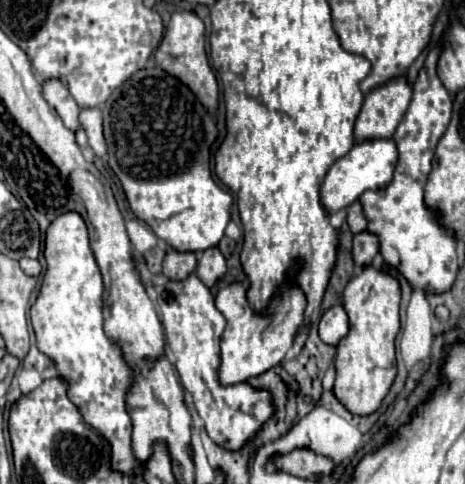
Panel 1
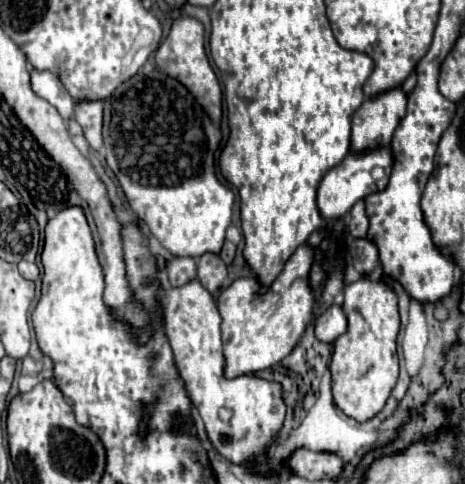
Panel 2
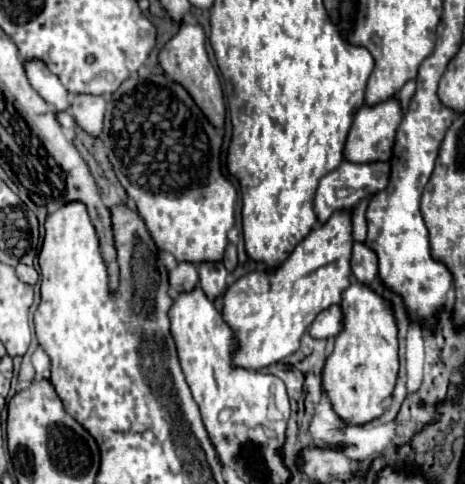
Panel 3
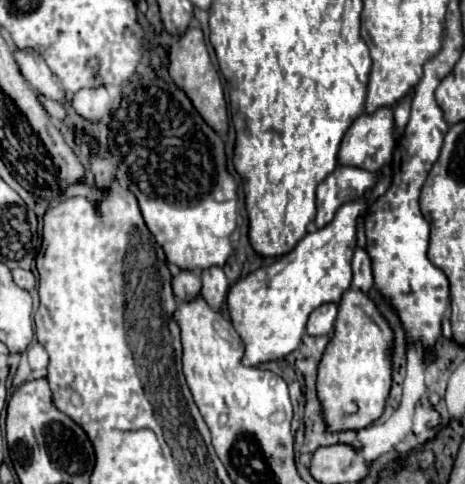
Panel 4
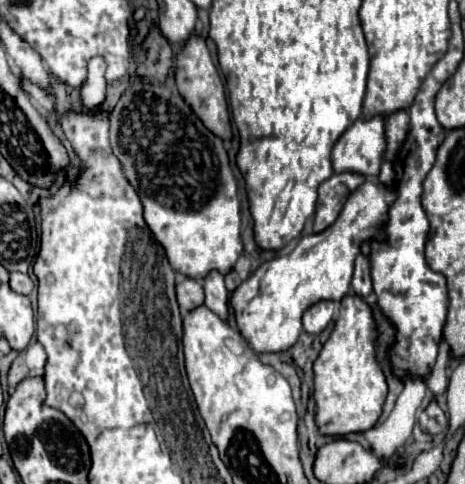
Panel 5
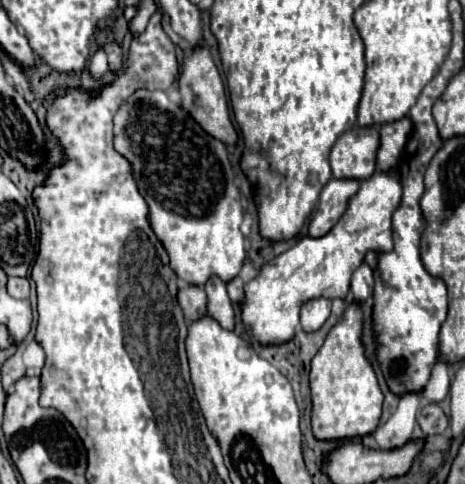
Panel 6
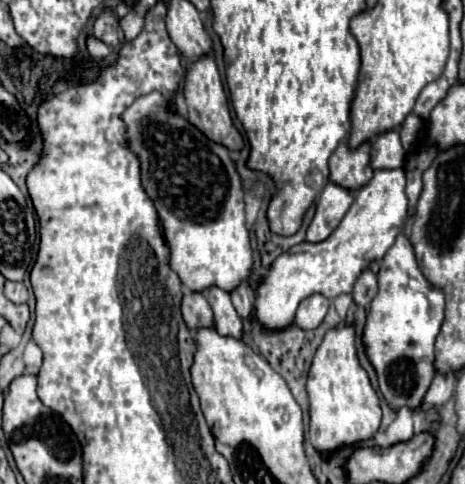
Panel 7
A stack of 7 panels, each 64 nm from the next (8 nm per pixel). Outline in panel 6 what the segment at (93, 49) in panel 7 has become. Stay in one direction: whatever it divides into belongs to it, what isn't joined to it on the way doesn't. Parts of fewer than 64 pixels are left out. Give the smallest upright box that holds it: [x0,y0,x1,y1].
[88,50,108,80]

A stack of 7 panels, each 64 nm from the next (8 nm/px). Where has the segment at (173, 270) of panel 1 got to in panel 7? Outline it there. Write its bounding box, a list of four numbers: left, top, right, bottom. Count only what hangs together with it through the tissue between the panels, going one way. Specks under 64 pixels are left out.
[182,292,212,332]

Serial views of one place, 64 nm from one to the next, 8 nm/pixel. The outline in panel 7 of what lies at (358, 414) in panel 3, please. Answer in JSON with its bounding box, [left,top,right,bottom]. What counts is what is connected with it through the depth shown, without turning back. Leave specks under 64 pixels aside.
[306,324,382,452]

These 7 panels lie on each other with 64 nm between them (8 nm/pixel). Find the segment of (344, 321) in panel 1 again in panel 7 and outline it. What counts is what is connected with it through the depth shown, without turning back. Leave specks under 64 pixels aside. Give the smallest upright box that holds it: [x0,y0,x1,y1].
[298,294,330,330]

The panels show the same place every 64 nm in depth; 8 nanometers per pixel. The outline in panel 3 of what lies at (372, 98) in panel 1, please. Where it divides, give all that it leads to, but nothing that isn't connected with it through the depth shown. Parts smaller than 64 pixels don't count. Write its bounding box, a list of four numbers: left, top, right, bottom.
[344,96,402,162]

